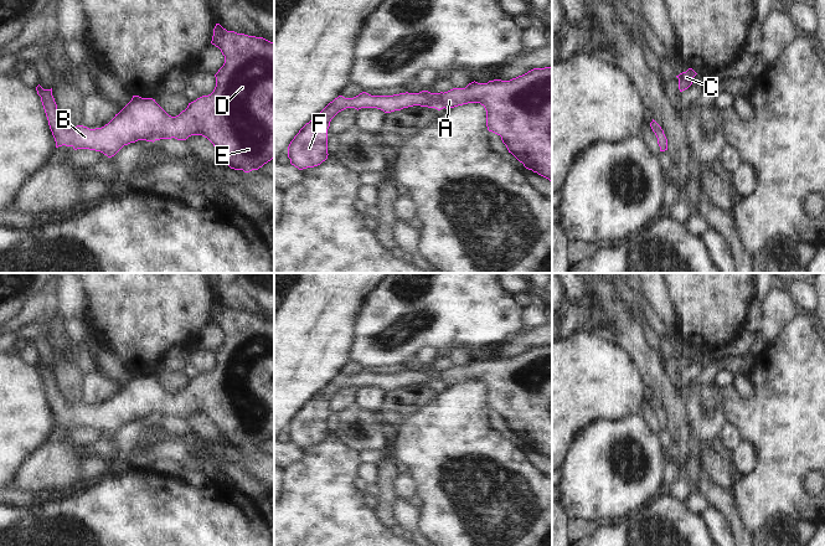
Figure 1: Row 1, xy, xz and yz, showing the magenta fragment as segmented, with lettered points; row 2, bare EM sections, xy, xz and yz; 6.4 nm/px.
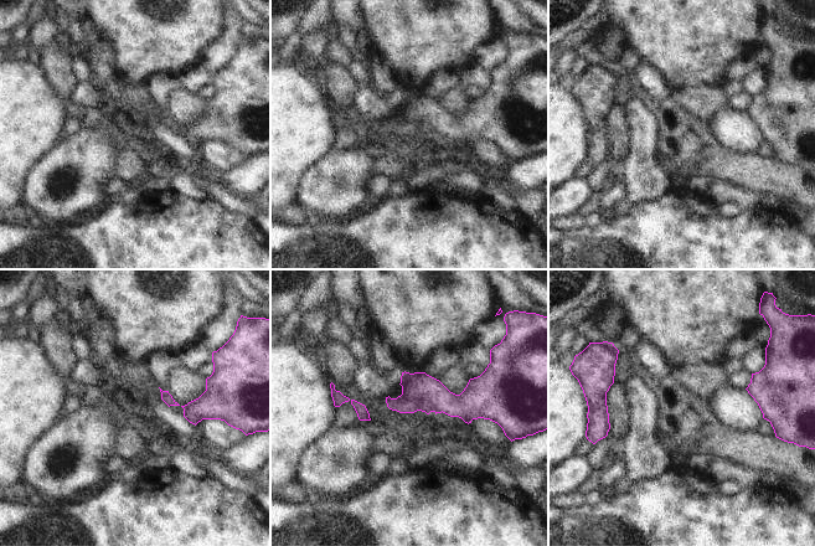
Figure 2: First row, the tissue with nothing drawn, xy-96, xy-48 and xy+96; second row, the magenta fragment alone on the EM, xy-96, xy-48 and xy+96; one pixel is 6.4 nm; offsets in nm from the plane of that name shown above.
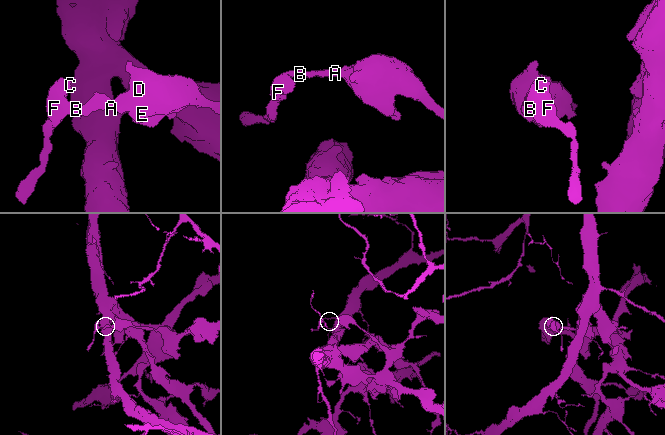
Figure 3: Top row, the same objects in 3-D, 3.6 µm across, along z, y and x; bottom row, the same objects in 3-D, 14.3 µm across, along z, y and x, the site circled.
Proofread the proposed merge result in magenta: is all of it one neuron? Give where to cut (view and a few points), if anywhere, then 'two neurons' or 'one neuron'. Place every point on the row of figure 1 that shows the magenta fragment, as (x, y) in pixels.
cut none; one neuron

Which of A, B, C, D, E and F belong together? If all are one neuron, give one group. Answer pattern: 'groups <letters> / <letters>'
groups A B C D E F

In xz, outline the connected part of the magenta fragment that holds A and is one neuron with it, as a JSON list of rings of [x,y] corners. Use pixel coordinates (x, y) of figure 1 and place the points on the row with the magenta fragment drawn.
[[[552,67],[533,68],[510,81],[494,79],[488,83],[471,82],[465,88],[448,92],[399,93],[393,96],[371,96],[366,92],[354,98],[339,96],[306,123],[288,146],[290,164],[299,170],[314,168],[328,159],[328,129],[331,119],[346,108],[377,108],[385,113],[421,105],[438,110],[468,103],[480,103],[486,110],[486,127],[501,136],[502,143],[524,166],[552,181]]]

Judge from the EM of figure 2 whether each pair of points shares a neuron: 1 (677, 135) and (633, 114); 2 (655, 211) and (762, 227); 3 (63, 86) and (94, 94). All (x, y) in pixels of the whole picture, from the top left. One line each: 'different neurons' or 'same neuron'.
1: different neurons
2: same neuron
3: different neurons

